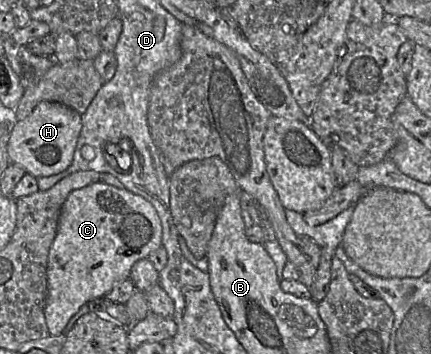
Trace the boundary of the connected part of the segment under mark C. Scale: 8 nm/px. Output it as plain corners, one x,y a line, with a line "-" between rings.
95,182
70,192
59,216
58,229
47,263
47,295
44,316
50,335
65,334
65,328
79,308
93,298
104,297
112,287
129,277
132,265
161,245
162,226
154,206
126,188

